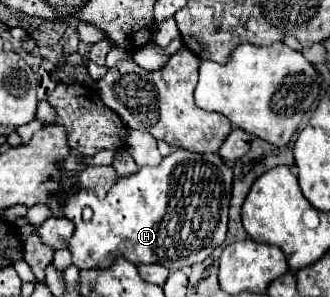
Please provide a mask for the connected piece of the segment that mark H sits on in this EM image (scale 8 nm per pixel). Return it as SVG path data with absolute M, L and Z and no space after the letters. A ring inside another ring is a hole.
M176 147L168 157L162 159L160 165L140 167L136 173L120 177L104 199L96 199L94 193L86 191L70 197L70 205L66 205L66 217L76 225L68 245L72 253L72 263L78 269L106 269L118 257L124 257L134 265L158 263L172 271L190 267L194 263L202 263L226 239L230 193L232 193L232 169L224 163L222 157L218 157L218 153L200 155ZM84 207L90 207L94 211L94 217L90 221L82 221Z

